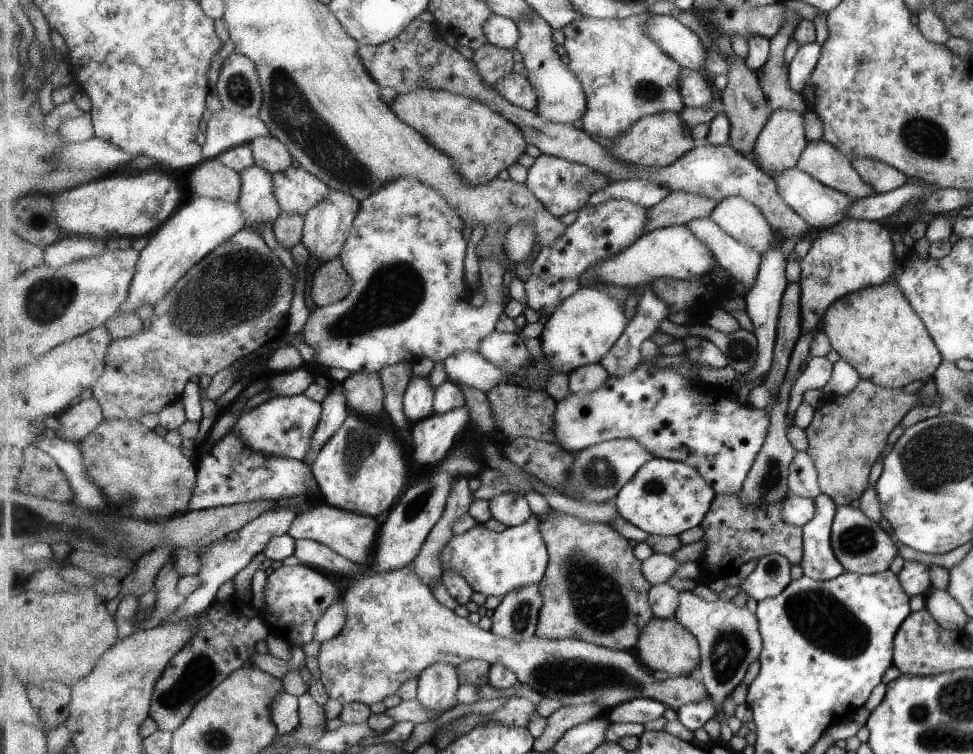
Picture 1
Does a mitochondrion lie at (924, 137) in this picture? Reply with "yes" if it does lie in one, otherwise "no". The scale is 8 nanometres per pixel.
yes

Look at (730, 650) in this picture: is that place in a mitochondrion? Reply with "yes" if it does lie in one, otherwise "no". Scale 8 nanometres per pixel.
yes

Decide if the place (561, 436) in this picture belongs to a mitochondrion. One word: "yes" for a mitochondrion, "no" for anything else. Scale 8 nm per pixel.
no

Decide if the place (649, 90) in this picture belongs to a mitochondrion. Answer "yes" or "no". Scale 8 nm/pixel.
yes

